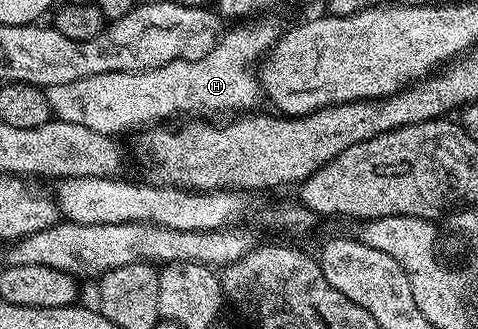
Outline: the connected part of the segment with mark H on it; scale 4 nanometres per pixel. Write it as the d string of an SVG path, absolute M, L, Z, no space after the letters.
M243 21L232 29L224 30L219 44L205 57L197 61L178 59L151 71L122 71L121 73L97 73L93 77L81 77L79 81L69 81L67 85L53 85L46 88L47 100L52 116L73 125L85 125L102 135L122 136L122 131L135 131L150 128L152 125L171 121L174 115L179 117L219 117L232 113L251 113L256 110L261 99L261 84L257 74L257 64L275 45L281 35L280 28L261 21Z

